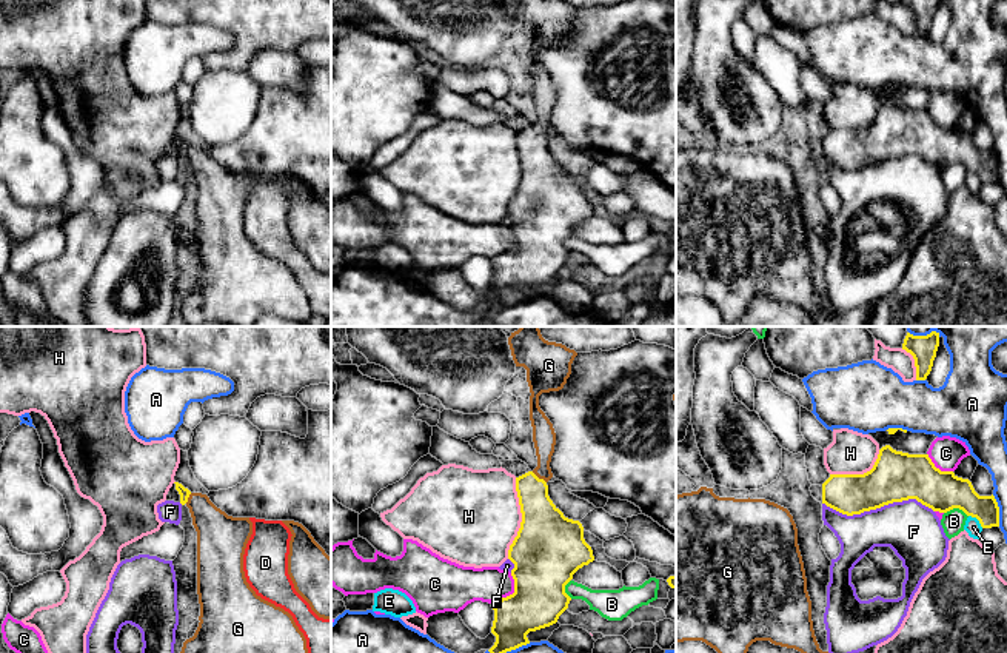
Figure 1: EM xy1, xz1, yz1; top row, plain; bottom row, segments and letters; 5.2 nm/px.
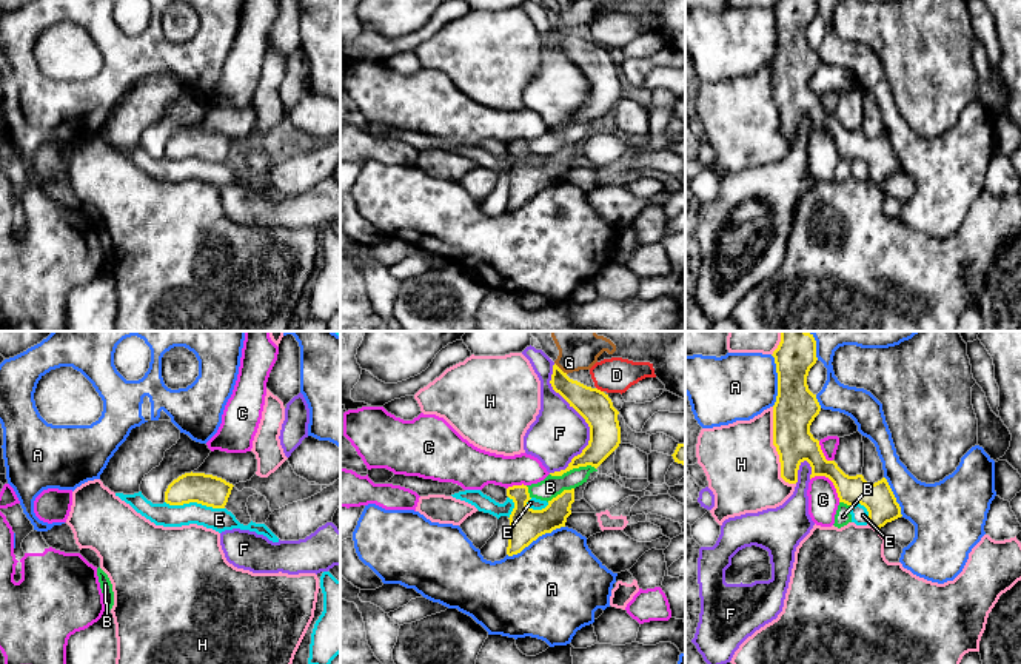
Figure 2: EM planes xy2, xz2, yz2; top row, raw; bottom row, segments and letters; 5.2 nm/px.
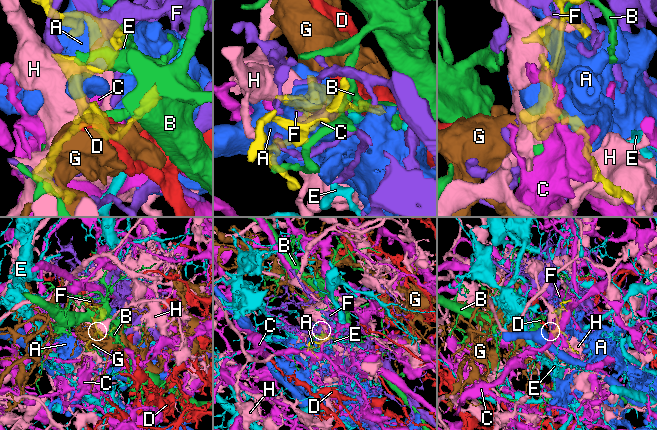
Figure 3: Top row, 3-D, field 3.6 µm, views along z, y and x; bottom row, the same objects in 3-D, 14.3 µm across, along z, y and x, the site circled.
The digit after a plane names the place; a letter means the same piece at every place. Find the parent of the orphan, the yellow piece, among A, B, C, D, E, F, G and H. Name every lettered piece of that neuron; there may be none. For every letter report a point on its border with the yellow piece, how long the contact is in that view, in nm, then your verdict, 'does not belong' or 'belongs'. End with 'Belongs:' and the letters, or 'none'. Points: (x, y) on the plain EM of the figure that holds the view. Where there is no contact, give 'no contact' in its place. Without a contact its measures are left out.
A: xz2 (535, 194) | 340 nm | does not belong
B: xz2 (572, 124) | 240 nm | does not belong
C: xz1 (510, 250) | 200 nm | does not belong
D: xz2 (599, 45) | 50 nm | does not belong
E: xy2 (194, 156) | 320 nm | does not belong
F: xz2 (587, 77) | 600 nm | does not belong
G: xz1 (538, 133) | 100 nm | belongs
H: yz2 (776, 103) | 420 nm | does not belong
Belongs: G

